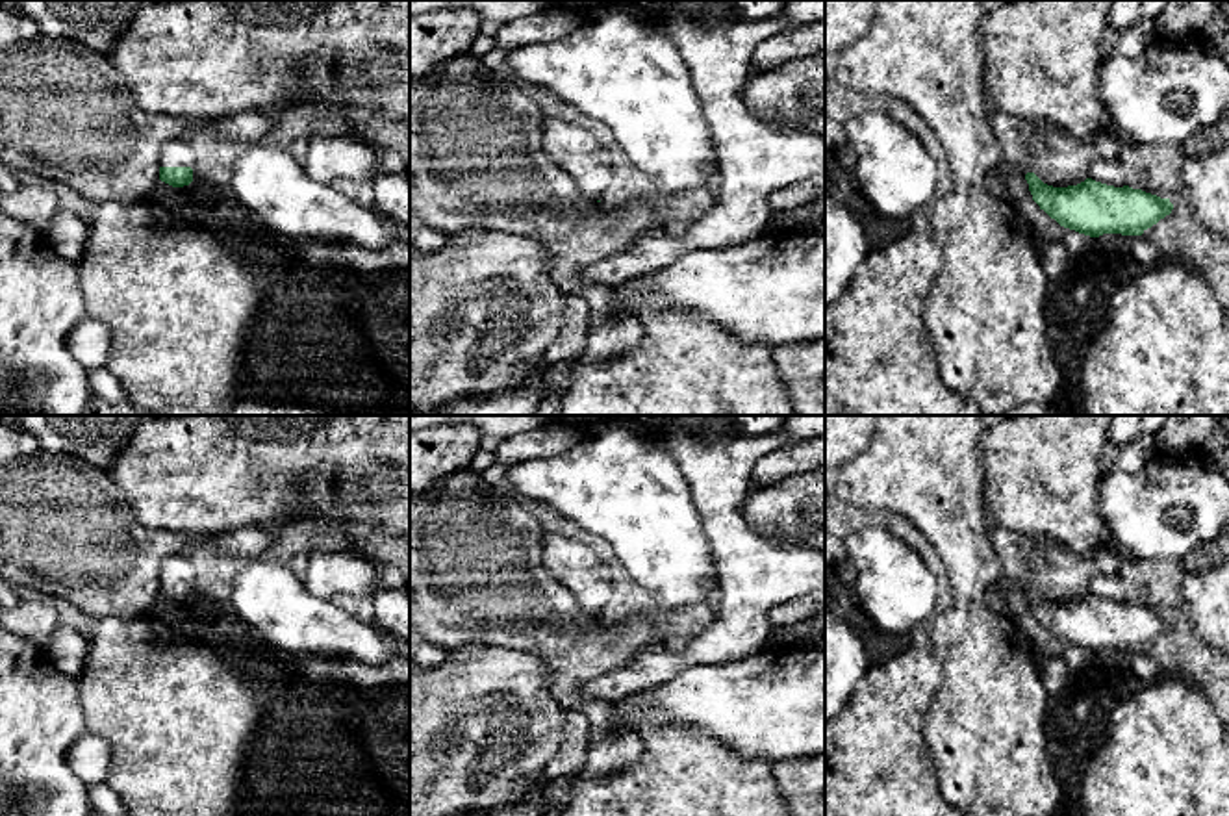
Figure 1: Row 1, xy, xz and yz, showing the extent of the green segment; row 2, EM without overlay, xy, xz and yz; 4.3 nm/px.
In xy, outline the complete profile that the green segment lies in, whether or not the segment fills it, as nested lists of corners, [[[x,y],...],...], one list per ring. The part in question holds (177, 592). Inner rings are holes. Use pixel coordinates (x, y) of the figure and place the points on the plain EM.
[[[187,551],[167,556],[159,569],[159,595],[184,603],[193,597],[195,567]]]

